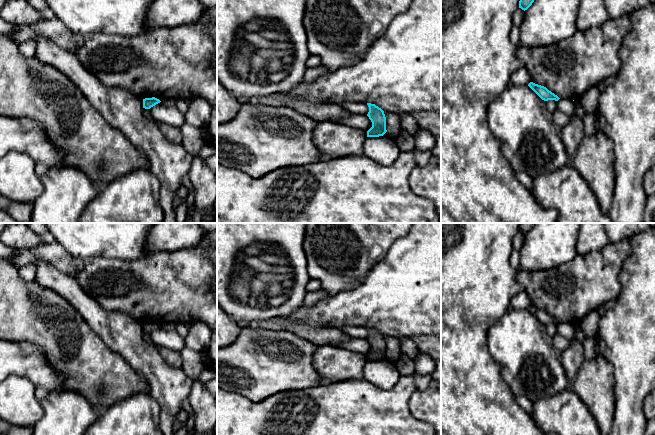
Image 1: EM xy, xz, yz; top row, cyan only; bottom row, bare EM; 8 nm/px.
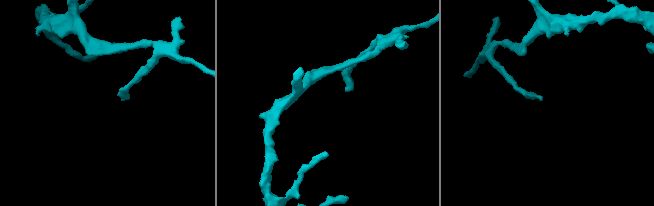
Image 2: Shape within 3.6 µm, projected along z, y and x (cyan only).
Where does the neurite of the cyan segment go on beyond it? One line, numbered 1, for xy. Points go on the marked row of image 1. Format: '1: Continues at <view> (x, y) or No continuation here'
1: No continuation here

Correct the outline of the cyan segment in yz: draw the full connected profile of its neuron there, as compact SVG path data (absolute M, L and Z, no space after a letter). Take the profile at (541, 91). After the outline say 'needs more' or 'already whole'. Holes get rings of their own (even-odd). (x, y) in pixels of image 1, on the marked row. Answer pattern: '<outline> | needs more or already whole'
M530 82L528 86L544 101L555 100L558 101L560 98L549 91L546 87Z | already whole

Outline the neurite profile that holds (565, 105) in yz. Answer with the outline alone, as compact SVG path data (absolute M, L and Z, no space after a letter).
M560 98L557 101L557 109L568 116L571 116L574 112L574 102L572 99Z

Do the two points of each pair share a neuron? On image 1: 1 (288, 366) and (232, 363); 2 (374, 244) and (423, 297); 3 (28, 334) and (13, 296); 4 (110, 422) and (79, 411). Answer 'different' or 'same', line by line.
1: same
2: different
3: same
4: different

